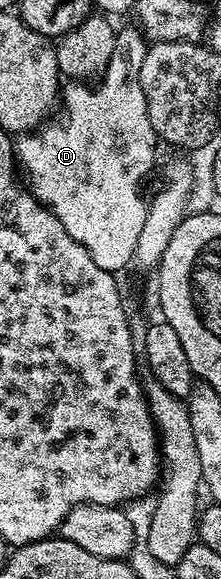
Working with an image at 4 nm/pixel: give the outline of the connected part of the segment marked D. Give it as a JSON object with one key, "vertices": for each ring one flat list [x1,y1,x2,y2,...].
{"vertices":[[119,27,114,33,112,58,98,82,102,84,91,86,86,82,70,82,67,88,65,85,61,89,60,104,66,107,62,128,42,126,19,135,16,140,16,160,34,197,60,218,60,226,64,226,64,230,88,250,92,262,96,262,100,270,115,274,121,273,121,268,134,259,136,242,140,242,140,230,144,230,148,211,147,197,142,197,142,179,153,170,154,151,160,147,158,135,148,118,148,102,140,86,140,66,144,66,147,47,148,41,141,28]]}

